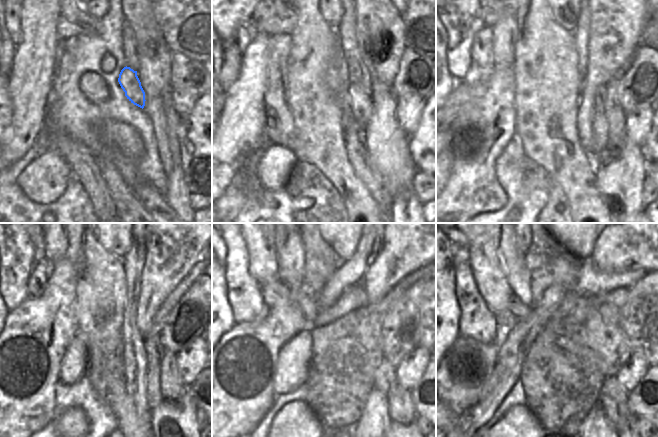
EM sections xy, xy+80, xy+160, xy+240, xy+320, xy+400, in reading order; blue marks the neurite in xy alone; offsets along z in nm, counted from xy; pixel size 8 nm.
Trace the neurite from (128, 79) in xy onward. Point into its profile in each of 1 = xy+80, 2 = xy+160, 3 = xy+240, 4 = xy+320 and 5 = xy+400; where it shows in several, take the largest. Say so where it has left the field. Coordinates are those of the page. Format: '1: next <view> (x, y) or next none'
1: next xy+80 (361, 104)
2: next xy+160 (599, 145)
3: next xy+240 (154, 397)
4: next xy+320 (375, 419)
5: next xy+400 (596, 426)

